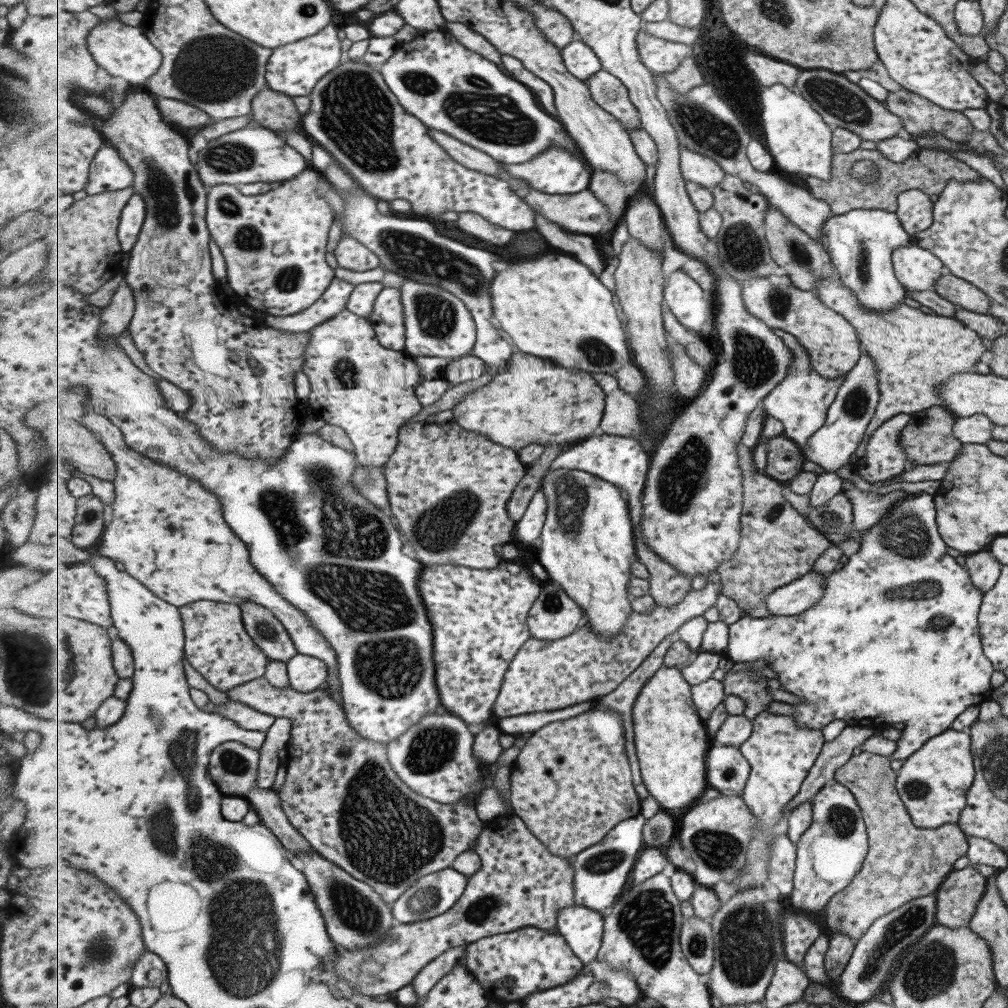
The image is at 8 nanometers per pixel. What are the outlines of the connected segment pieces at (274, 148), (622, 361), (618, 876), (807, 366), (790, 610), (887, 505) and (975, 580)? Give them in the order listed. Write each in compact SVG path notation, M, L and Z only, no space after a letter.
M263 126L245 127L230 132L206 145L204 150L199 151L196 166L207 190L217 184L240 186L267 182L278 185L295 179L310 167L307 160L293 146L289 146L283 136Z
M541 254L537 260L513 264L495 278L495 288L491 287L494 316L500 322L503 333L518 350L544 359L551 359L561 367L603 372L611 376L634 363L634 350L625 332L625 324L619 318L619 304L611 290L607 290L595 273L575 256Z
M640 814L619 823L599 844L594 844L571 858L575 867L575 900L582 907L607 913L618 899L645 849L644 828L648 819Z
M775 330L775 333L779 333L783 342L792 350L794 359L790 364L786 379L766 396L763 405L768 416L773 416L783 422L783 436L794 440L803 448L803 446L807 446L815 431L824 423L826 412L834 400L844 375L838 376L838 378L819 376L813 368L807 349L798 341L796 336L785 331L779 332L779 330Z
M809 572L790 585L777 588L767 599L767 612L773 616L801 614L815 606L824 595L828 574Z
M843 482L841 493L851 502L851 514L853 514L851 530L853 531L864 531L877 525L895 503L909 496L902 489L878 496L872 492L861 492L848 482Z
M987 549L970 554L961 562L970 576L972 585L978 588L982 594L995 584L1000 574L1001 565L993 556L990 556Z

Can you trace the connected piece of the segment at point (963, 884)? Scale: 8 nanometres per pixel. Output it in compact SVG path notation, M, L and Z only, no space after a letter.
M969 864L961 870L951 870L941 884L936 888L934 897L936 898L936 922L947 928L967 927L971 915L976 909L976 904L984 891L986 878L977 869L969 867Z

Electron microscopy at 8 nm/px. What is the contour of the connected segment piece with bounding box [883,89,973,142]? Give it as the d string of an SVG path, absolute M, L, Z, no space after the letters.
M904 89L897 90L897 92L887 92L887 97L883 104L888 108L891 114L901 119L903 133L909 134L913 136L913 138L919 135L928 137L929 135L937 133L952 141L967 142L965 138L967 138L967 134L973 129L968 118L960 114L960 111L951 111L941 108L931 101L909 93Z

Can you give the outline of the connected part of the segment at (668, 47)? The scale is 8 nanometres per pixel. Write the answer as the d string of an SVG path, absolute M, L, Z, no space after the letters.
M645 30L638 36L638 50L643 64L659 75L675 72L683 60L693 57L693 47L651 36Z

